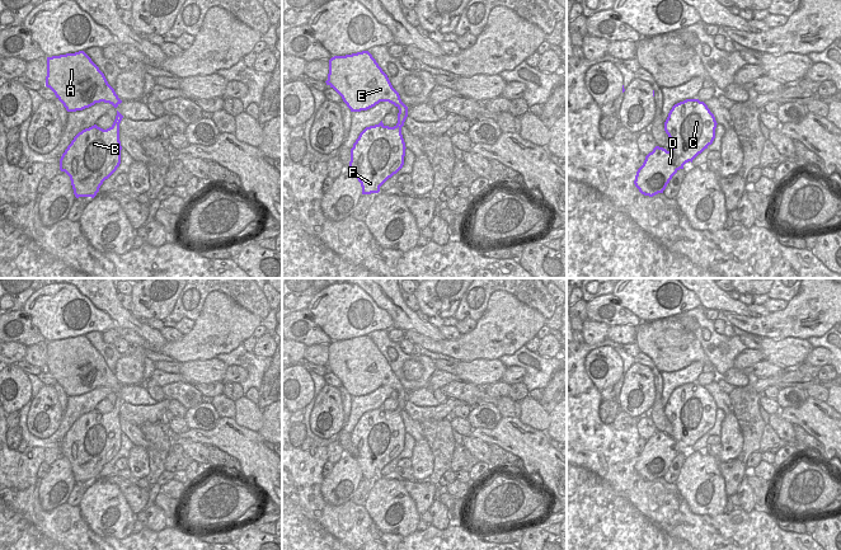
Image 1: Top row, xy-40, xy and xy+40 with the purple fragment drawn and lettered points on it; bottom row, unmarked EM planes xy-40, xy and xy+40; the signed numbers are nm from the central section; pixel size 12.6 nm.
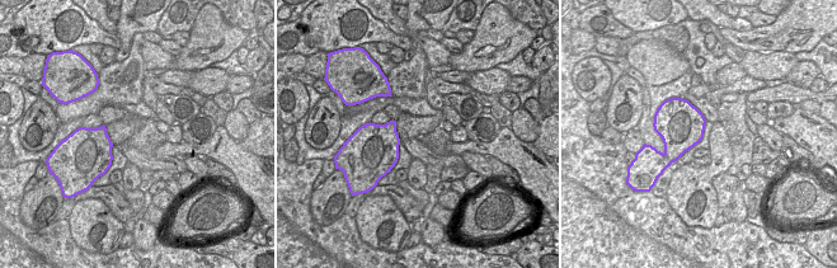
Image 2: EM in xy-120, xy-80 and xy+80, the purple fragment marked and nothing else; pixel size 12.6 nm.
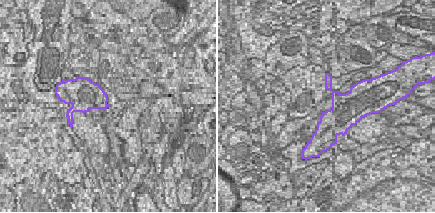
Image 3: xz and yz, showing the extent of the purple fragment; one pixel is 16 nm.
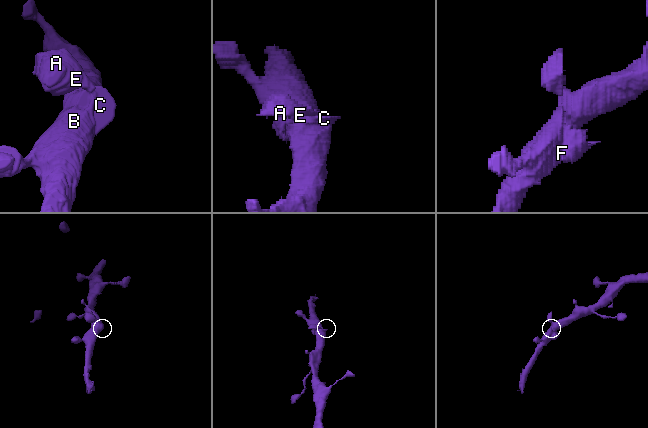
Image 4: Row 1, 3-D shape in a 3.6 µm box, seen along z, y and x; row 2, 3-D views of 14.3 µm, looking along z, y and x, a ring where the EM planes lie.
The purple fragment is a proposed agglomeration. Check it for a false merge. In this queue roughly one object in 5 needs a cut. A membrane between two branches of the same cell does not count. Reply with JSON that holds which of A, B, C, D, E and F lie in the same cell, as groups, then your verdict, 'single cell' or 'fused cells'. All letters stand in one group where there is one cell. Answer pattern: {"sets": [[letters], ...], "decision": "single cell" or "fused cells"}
{"sets": [["A", "B", "C", "D", "E", "F"]], "decision": "single cell"}

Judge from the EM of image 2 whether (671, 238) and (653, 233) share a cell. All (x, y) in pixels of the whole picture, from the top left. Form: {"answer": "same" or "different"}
{"answer": "different"}

